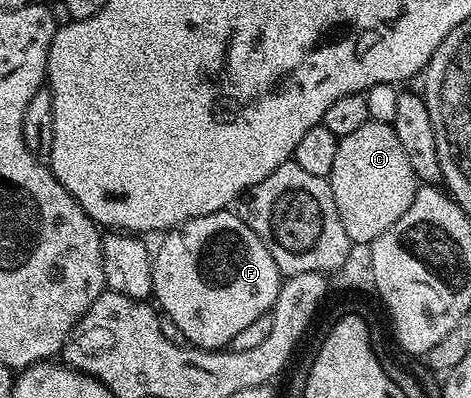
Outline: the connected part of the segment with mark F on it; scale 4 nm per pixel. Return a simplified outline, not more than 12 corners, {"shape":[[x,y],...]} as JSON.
{"shape":[[221,209],[164,234],[160,312],[210,351],[272,310],[283,274]]}

